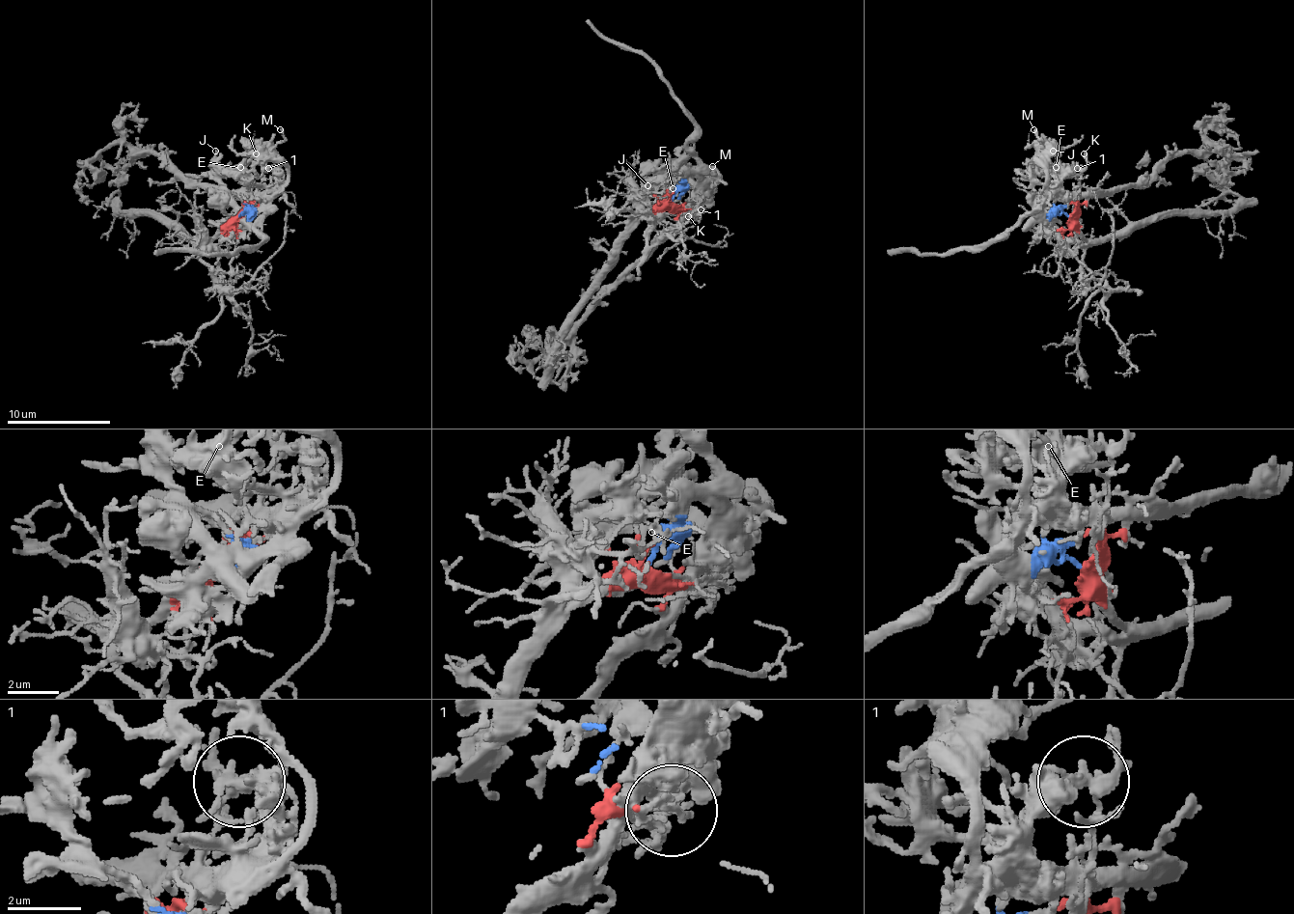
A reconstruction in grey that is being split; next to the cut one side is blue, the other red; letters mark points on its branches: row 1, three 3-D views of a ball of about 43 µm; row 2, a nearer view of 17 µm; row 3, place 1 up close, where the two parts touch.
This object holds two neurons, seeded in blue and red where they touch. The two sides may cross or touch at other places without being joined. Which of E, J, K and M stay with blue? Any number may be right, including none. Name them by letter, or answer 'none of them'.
E, J, K, M

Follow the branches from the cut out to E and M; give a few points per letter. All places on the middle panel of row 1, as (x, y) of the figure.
E: (672, 201), (674, 190), (685, 180), (679, 164), (687, 167), (687, 177), (672, 187)
M: (672, 201), (685, 177), (679, 164), (710, 175), (716, 169), (713, 167)

